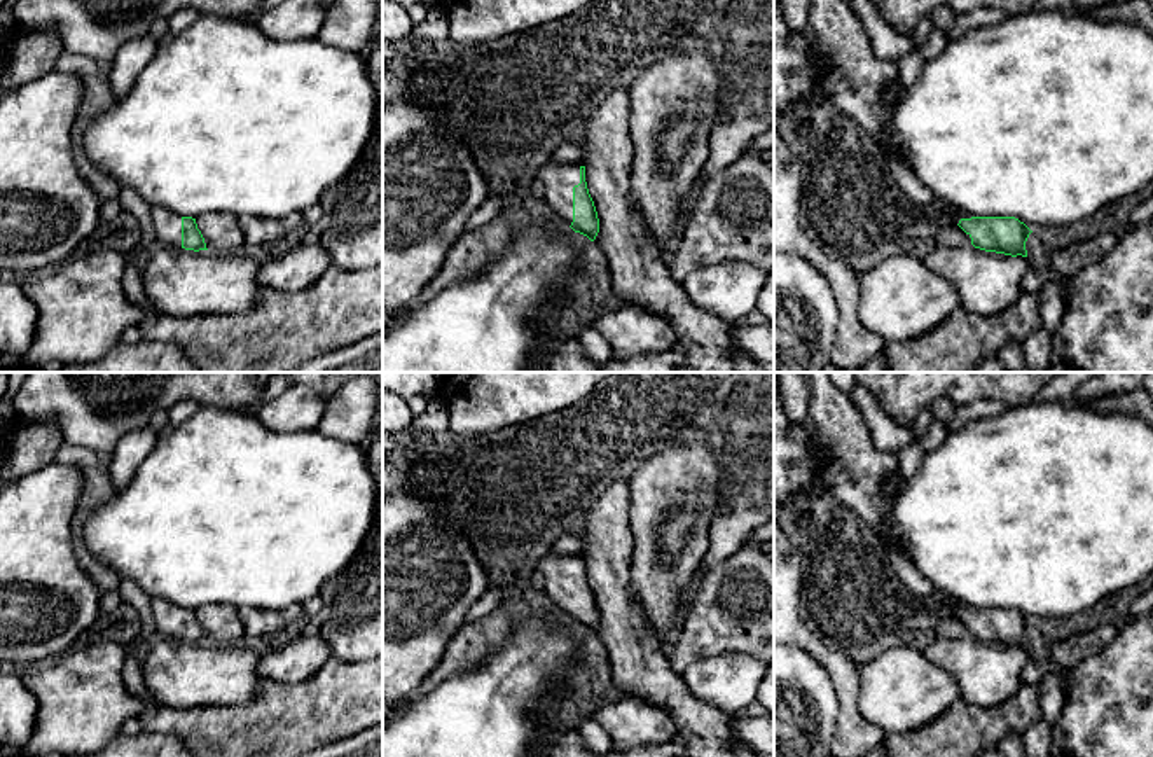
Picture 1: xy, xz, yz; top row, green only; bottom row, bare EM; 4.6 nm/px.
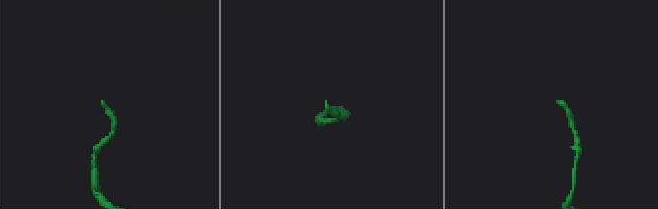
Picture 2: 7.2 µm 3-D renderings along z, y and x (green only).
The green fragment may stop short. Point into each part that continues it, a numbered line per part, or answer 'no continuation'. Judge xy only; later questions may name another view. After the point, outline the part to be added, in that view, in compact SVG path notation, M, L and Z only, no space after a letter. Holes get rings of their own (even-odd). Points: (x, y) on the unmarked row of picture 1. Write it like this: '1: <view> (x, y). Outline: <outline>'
1: xy (166, 616). Outline: M150 598L155 629L164 638L182 640L182 608L162 598Z

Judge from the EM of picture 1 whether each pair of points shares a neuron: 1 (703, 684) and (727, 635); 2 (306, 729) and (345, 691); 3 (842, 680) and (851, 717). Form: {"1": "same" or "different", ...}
{"1": "different", "2": "same", "3": "same"}

